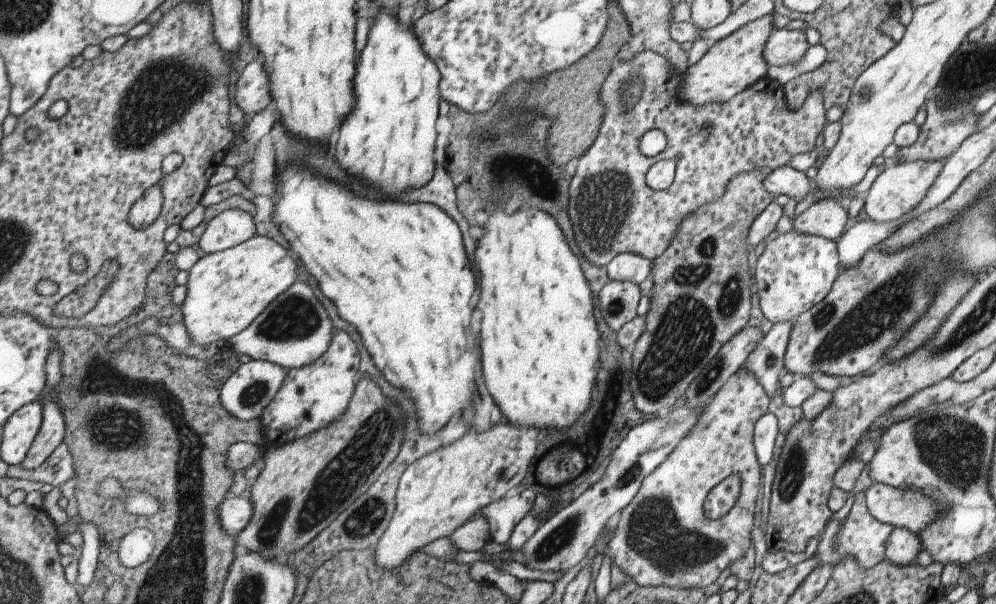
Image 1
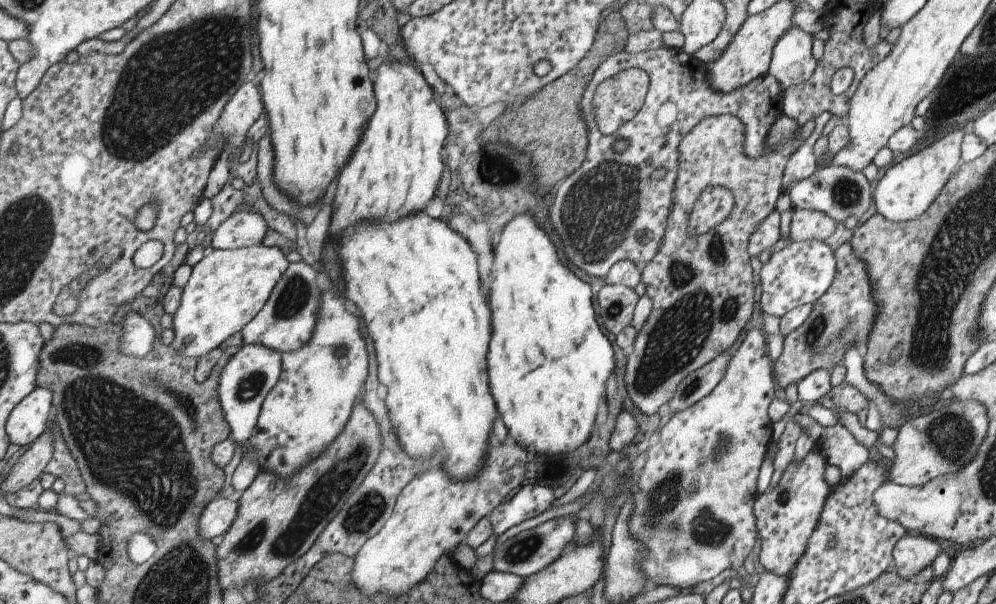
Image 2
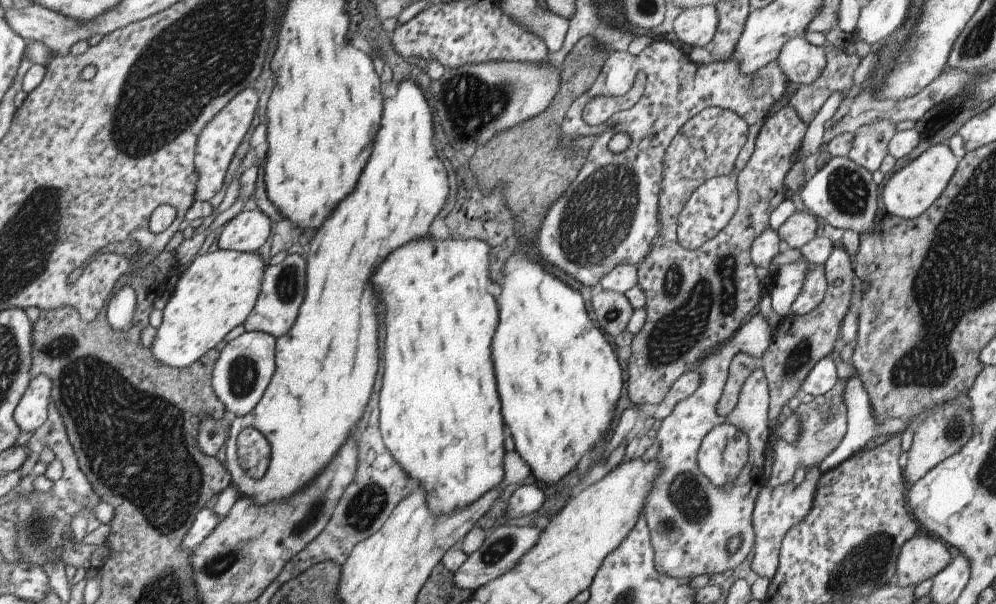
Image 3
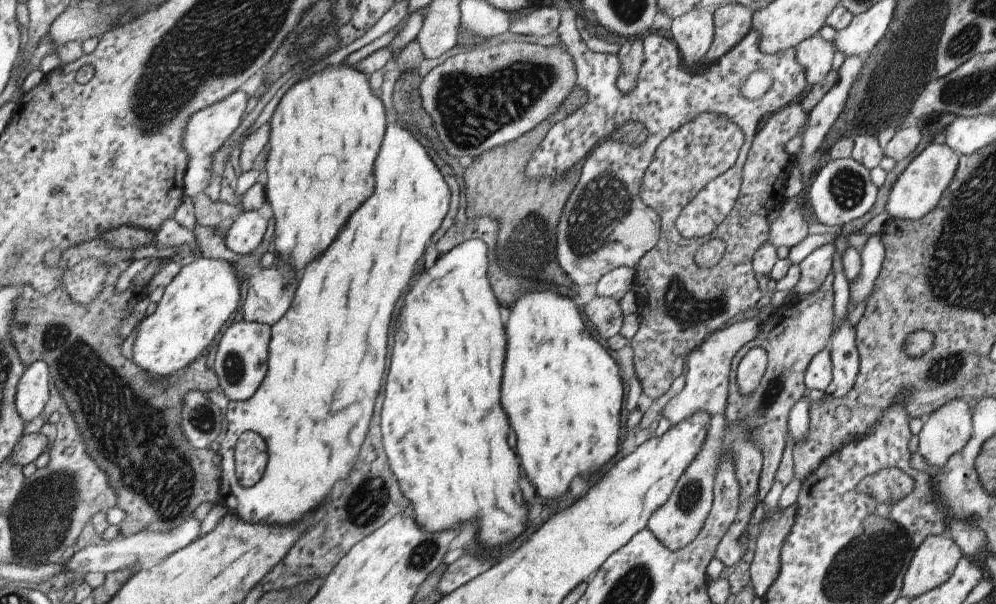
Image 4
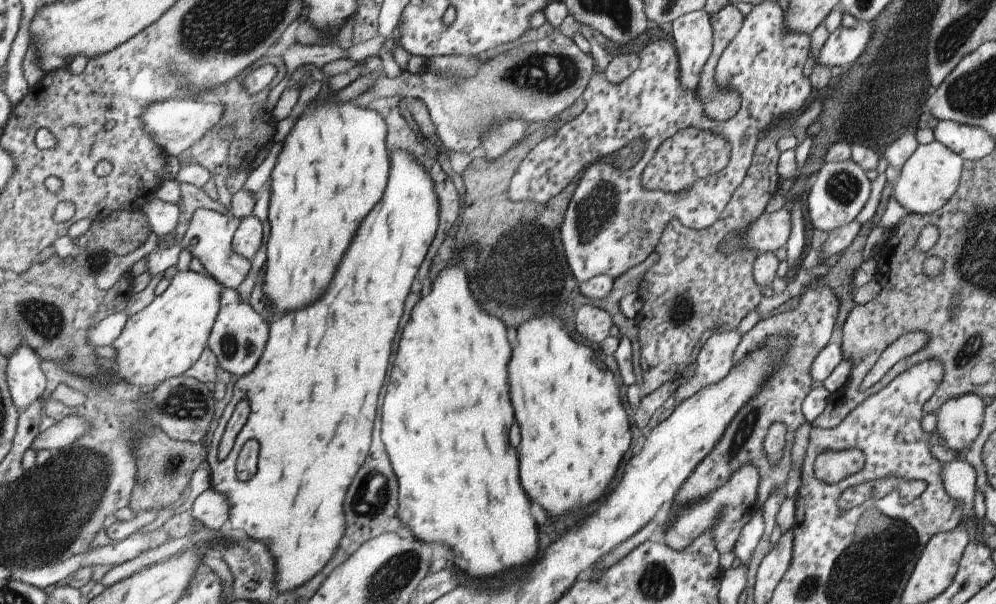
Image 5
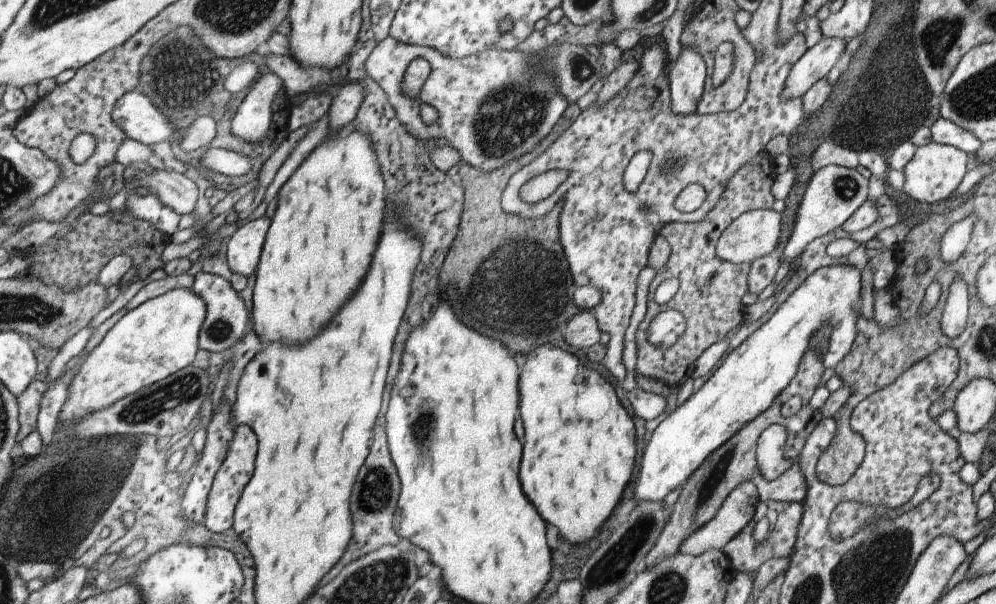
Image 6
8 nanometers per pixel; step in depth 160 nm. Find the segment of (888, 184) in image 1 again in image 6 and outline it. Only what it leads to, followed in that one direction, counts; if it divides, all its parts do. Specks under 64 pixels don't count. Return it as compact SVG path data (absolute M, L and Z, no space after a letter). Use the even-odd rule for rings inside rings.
M930 141L928 144L916 147L911 160L904 166L902 170L904 184L901 191L909 198L913 198L917 202L925 202L925 204L945 199L953 193L961 182L963 174L970 166L969 162L970 156L961 149Z

